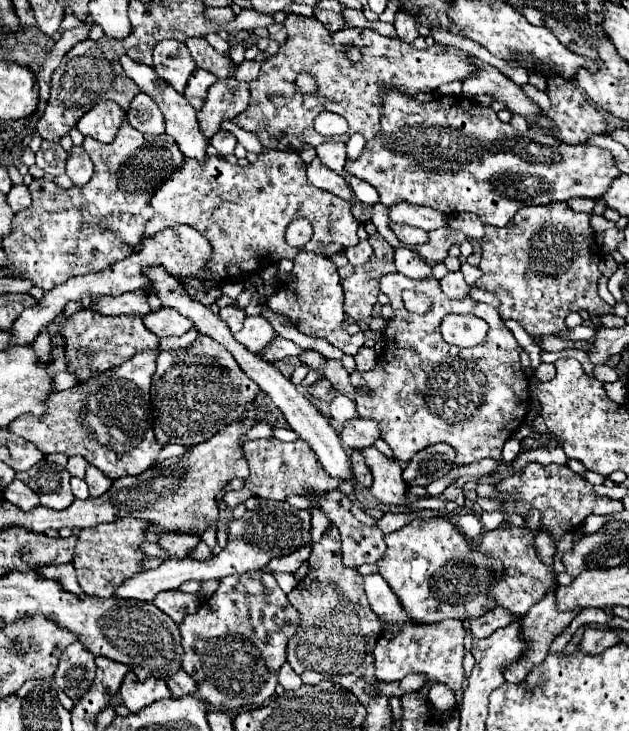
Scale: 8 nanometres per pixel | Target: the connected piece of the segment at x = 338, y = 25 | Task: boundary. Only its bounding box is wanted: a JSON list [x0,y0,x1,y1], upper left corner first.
[314,10,348,34]

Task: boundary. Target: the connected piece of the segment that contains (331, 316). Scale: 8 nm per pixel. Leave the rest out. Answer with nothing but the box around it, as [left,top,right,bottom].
[268,250,383,354]

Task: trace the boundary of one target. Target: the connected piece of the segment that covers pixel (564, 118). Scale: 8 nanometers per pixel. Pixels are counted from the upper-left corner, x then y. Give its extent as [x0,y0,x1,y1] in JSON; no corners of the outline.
[544,76,606,144]

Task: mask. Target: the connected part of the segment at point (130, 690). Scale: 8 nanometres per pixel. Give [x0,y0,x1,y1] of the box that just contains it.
[120,672,172,712]

